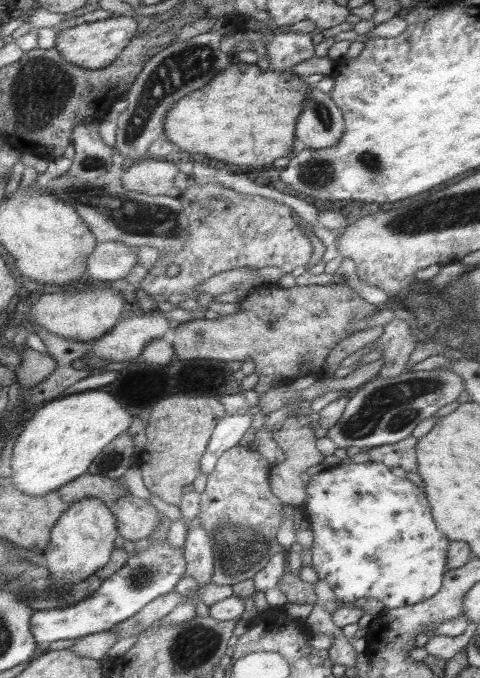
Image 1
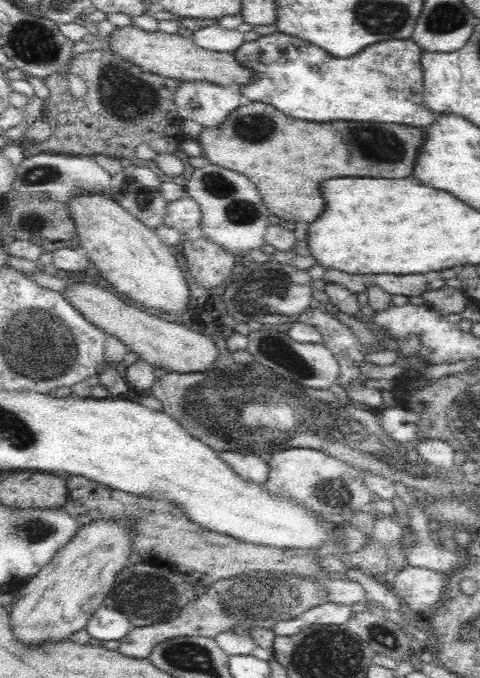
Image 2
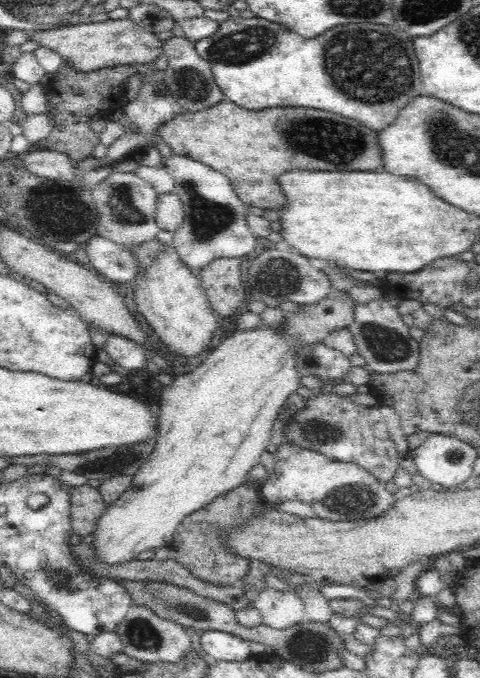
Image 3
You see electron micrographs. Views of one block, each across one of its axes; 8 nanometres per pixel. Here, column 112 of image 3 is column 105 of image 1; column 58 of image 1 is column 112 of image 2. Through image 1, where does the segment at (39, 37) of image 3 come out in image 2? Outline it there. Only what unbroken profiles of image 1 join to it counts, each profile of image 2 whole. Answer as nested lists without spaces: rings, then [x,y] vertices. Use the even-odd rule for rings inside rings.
[[[134,24],[122,28],[116,27],[110,33],[107,47],[115,56],[129,60],[143,72],[172,78],[180,82],[202,80],[237,87],[249,84],[255,78],[250,70],[242,69],[232,53],[200,48],[195,44],[193,38],[184,38],[178,33],[162,32],[159,28],[157,31],[150,32],[140,29]]]

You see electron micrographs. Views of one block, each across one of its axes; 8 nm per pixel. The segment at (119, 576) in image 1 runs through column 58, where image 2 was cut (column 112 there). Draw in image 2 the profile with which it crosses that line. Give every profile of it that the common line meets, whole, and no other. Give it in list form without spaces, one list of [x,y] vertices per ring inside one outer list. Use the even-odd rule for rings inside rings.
[[[100,606],[94,614],[90,616],[85,629],[88,634],[96,640],[120,640],[132,629],[132,624],[128,617],[121,612]]]

